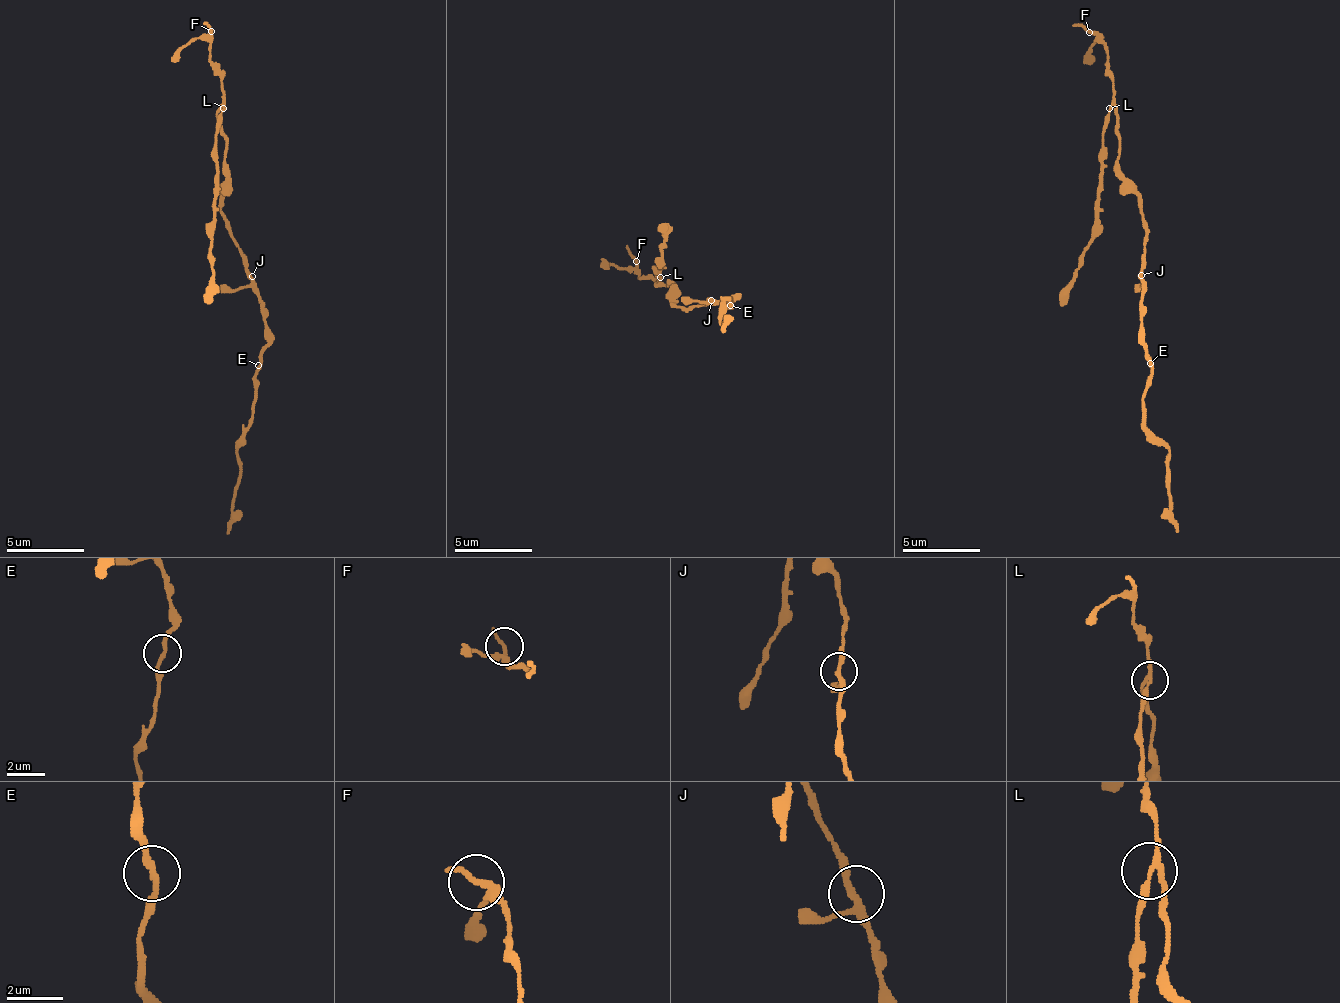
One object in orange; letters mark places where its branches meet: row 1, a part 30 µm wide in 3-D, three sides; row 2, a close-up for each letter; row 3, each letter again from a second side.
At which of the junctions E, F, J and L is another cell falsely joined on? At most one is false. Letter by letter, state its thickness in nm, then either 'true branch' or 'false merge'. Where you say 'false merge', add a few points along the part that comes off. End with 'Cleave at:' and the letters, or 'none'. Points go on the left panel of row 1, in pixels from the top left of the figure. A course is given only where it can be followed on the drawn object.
E: 200 nm | true branch
F: 200 nm | true branch
J: 200 nm | true branch
L: 180 nm | false merge | (224, 109), (217, 132), (214, 236), (207, 305)
Cleave at: L

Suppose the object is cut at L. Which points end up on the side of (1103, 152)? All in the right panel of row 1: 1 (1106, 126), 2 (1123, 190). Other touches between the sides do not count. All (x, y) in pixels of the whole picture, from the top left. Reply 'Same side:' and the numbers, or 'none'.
Same side: 1

